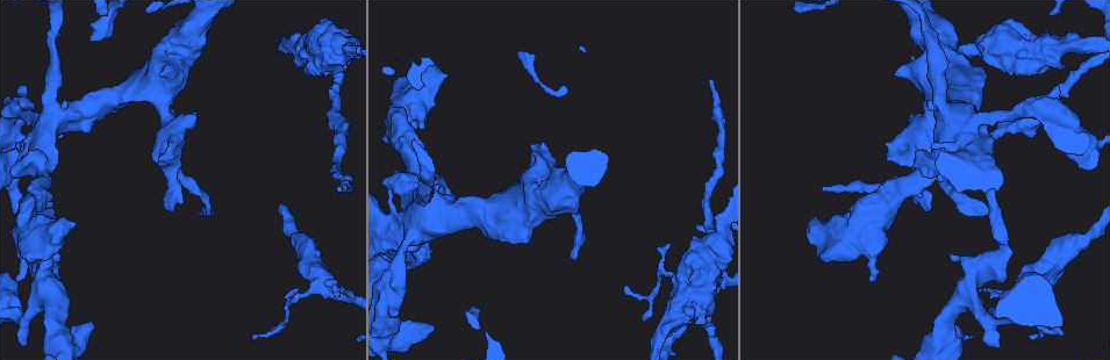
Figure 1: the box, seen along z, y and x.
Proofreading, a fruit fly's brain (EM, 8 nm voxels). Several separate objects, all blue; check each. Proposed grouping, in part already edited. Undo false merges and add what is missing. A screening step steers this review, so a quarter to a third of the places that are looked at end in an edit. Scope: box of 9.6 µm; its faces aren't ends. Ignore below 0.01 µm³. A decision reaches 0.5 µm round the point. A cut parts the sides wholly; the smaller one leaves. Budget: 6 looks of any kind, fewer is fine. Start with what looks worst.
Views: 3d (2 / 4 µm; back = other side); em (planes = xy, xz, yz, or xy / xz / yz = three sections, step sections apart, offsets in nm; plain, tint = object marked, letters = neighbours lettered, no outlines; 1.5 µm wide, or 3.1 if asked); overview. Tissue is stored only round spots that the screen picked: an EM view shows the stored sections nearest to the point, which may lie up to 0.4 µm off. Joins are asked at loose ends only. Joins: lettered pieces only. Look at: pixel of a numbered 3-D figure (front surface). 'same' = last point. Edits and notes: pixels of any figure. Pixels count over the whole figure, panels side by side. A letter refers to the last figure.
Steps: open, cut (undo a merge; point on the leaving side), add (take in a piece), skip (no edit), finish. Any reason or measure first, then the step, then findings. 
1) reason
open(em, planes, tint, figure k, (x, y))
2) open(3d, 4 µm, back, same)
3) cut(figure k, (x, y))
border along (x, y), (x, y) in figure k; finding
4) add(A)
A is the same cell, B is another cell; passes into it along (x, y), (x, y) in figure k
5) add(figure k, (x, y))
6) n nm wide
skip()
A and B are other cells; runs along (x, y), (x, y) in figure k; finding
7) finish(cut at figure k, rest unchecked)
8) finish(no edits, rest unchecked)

thin end
open(3d, 4 µm, figure 1, (1061, 335))

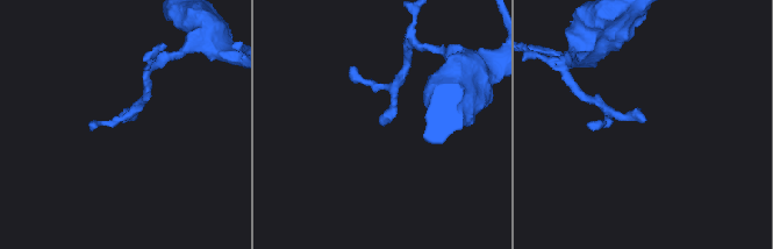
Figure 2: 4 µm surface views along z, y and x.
open(em, planes, letters, figure 2, (381, 122))

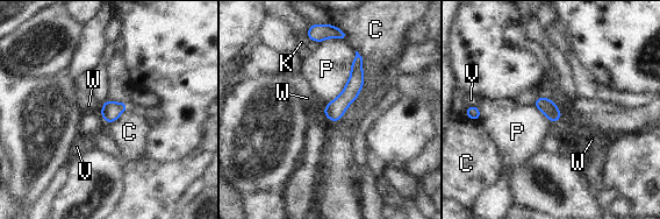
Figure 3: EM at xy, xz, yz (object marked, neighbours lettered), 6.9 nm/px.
110 nm wide
skip()
C, K, P, V and W are other cells; runs along (358, 58), (356, 82), (335, 118) in figure 3; no lettered piece goes on from it

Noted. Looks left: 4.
an open end
open(3d, 4 µm, figure 1, (327, 284))

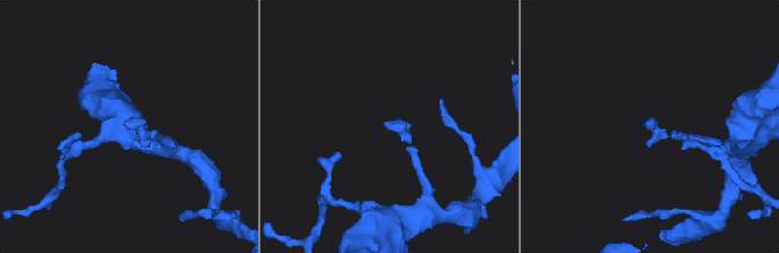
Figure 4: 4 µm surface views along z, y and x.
open(em, planes, letters, figure 4, (652, 122))

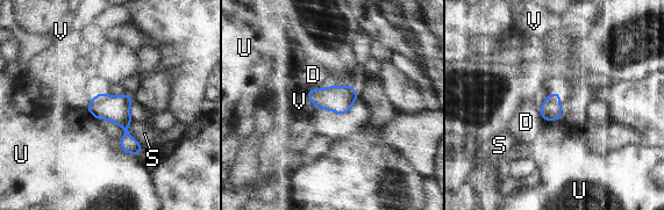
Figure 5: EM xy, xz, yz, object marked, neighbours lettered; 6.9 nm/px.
D touches over 200 nm
skip()
D, S, U and V are other cells; runs along (99, 96), (123, 121), (137, 151) in figure 5; none of them fits

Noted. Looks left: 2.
calibre changes
open(em, planes, tint, figure 1, (295, 235))

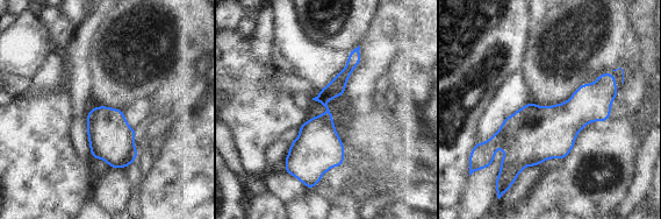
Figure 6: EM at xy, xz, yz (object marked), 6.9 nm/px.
open(em, planes, letters, same)

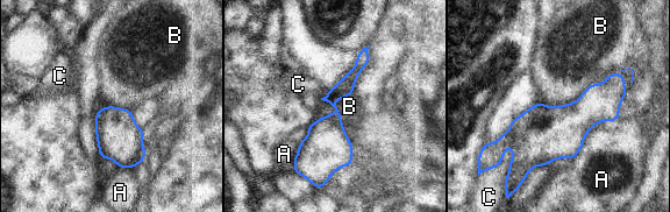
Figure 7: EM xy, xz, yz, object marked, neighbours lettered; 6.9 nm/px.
B touches over 500 nm
skip()
A, B and C are other cells; border along (633, 70), (610, 73), (567, 104) in figure 7; all the same neuron

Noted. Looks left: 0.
finish(no edits, rest unchecked)

